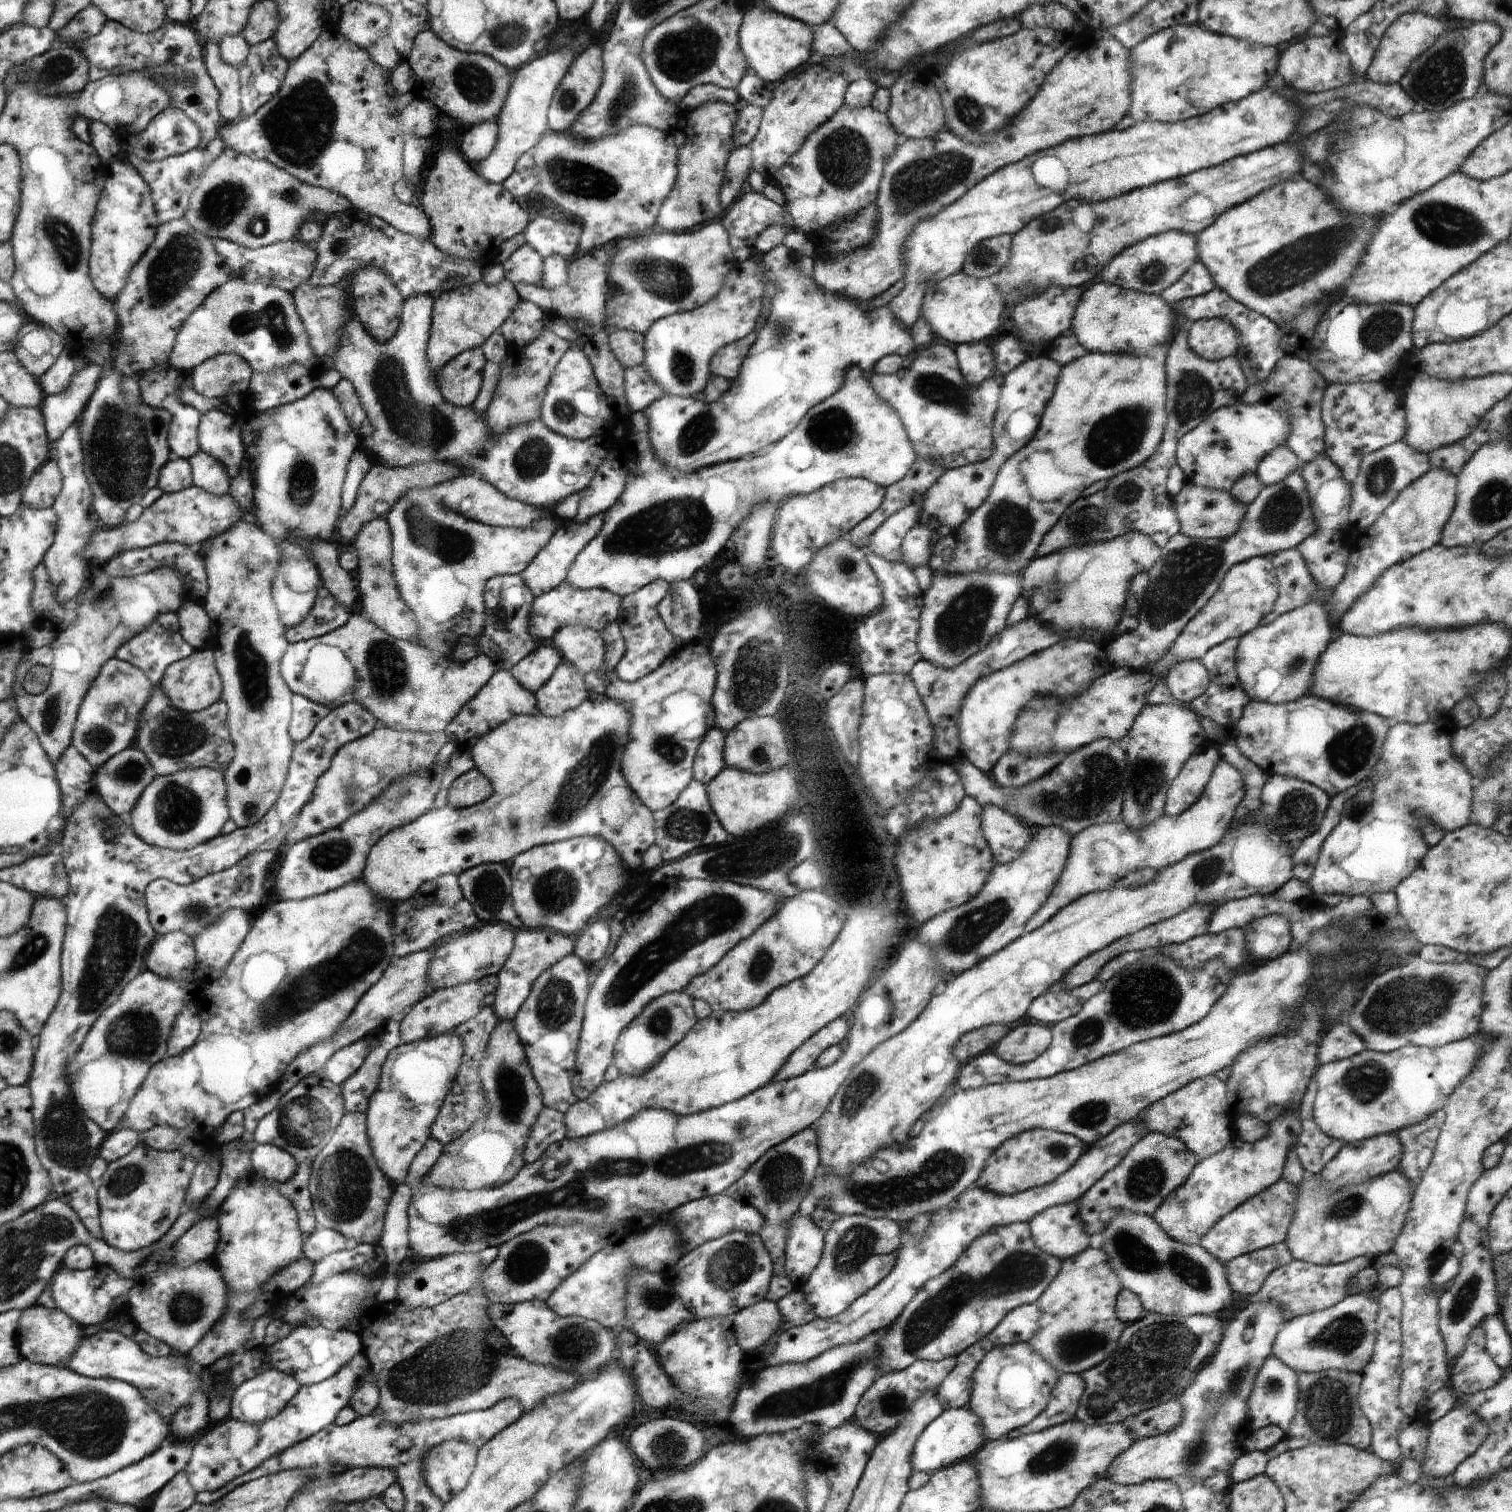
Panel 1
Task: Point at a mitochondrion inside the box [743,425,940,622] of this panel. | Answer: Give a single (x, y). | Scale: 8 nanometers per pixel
(846, 565)

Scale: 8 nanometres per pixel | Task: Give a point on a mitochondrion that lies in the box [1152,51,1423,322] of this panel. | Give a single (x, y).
(1290, 266)

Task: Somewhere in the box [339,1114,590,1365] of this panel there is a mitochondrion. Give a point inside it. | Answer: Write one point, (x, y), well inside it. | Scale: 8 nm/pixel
(529, 1260)

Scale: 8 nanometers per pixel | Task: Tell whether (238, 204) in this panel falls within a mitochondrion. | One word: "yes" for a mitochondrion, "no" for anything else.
yes

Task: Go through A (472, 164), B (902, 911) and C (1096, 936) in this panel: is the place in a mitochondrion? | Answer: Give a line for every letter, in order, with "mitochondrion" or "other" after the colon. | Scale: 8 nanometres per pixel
A: other
B: other
C: other

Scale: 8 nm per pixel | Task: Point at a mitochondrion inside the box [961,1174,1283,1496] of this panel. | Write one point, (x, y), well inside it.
(1140, 1372)

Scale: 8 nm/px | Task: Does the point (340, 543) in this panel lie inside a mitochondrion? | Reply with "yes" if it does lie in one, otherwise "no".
no

